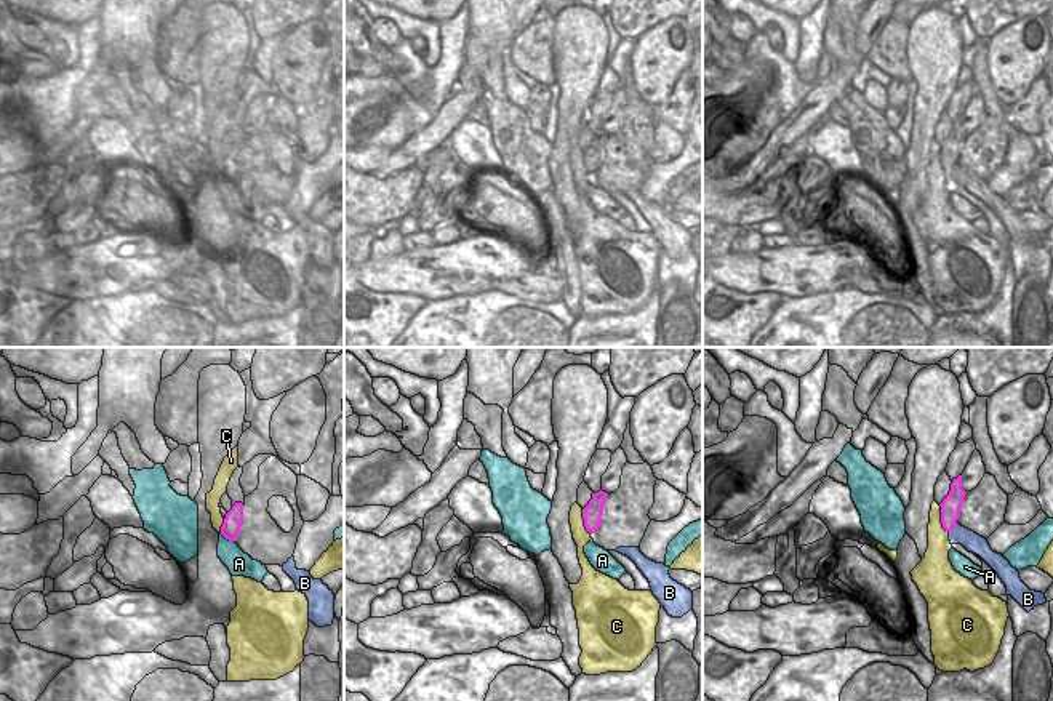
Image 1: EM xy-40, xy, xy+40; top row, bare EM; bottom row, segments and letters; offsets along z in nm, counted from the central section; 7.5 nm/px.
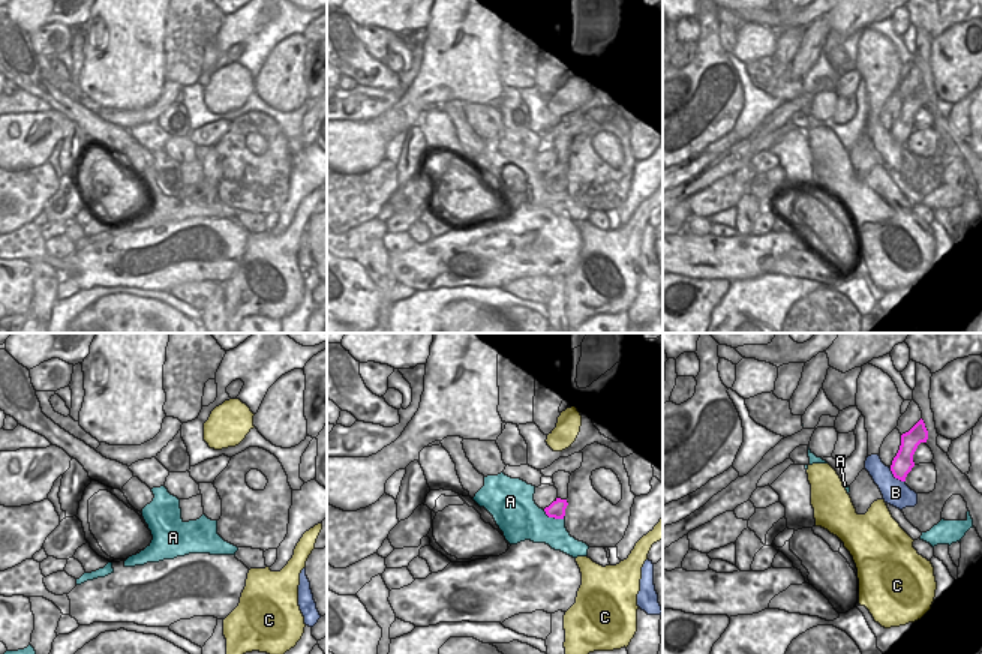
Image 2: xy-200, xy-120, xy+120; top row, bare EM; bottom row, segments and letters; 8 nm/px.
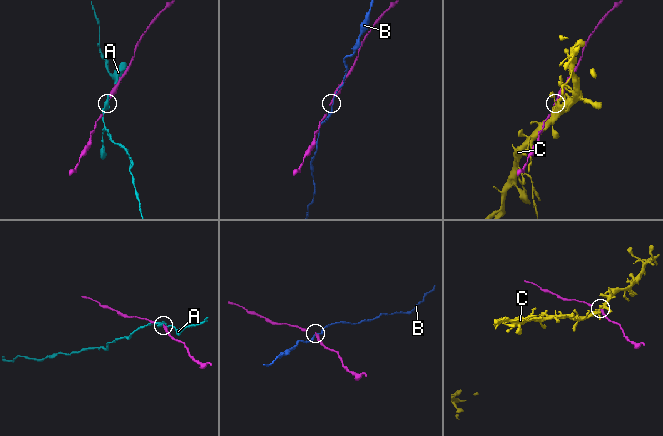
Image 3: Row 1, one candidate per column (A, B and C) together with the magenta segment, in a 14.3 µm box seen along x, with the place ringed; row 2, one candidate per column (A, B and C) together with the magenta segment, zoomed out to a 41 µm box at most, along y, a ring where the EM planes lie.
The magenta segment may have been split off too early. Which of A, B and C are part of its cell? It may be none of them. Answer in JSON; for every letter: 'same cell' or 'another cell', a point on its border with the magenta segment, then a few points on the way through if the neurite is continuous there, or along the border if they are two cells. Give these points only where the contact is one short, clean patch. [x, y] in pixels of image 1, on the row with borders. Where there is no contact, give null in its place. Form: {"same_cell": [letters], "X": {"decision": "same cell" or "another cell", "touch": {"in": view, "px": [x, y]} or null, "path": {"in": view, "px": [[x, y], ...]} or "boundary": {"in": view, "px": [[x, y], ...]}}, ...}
{"same_cell": [], "A": {"decision": "another cell", "touch": {"in": "xy-40", "px": [228, 538]}, "boundary": {"in": "xy-40", "px": [[221, 533], [234, 541]]}}, "B": {"decision": "another cell", "touch": {"in": "xy+40", "px": [954, 525]}}, "C": {"decision": "another cell", "touch": {"in": "xy+40", "px": [941, 519]}, "boundary": {"in": "xy+40", "px": [[938, 504], [941, 525], [948, 532]]}}}

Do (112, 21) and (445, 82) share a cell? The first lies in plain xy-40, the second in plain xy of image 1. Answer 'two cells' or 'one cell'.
two cells

